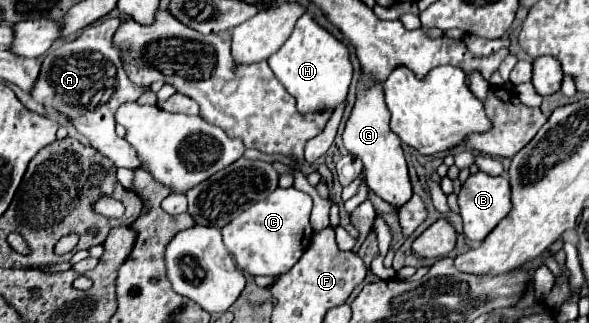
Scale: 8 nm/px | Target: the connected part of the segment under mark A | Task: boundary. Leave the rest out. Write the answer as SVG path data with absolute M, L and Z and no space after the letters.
M109 17L101 23L93 23L81 31L81 35L69 43L63 43L59 49L49 51L43 61L39 81L31 91L33 99L43 103L47 111L59 111L67 115L79 133L83 133L91 145L109 157L117 167L141 169L141 159L129 143L115 133L113 113L125 101L135 101L141 97L141 87L129 81L123 69L103 69L103 67L123 67L121 49L115 47L113 35L121 25L121 17Z

